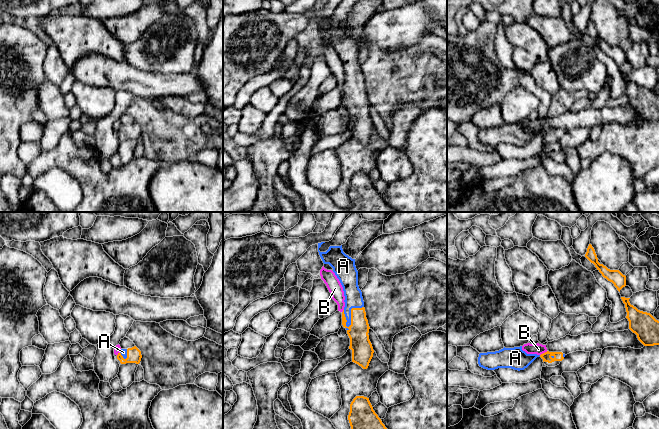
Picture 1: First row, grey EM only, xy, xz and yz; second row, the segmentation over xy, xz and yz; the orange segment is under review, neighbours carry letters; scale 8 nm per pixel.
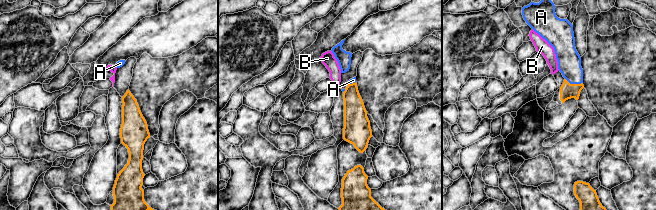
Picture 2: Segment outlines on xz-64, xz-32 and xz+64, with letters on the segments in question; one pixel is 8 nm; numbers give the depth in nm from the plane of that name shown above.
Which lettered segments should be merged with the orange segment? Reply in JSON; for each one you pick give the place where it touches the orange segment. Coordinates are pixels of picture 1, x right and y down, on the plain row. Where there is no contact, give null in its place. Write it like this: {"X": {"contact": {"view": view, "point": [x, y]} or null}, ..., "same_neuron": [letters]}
{"A": {"contact": {"view": "xz", "point": [351, 90]}}, "same_neuron": ["A"]}

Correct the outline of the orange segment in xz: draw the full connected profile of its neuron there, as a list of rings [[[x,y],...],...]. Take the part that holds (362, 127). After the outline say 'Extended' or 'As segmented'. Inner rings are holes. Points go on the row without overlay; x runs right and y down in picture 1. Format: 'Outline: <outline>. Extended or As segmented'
Outline: [[[325,18],[318,19],[318,28],[324,40],[329,40],[333,48],[339,55],[345,72],[345,83],[342,88],[342,101],[346,104],[350,114],[349,125],[352,126],[352,138],[358,140],[363,145],[367,145],[373,133],[373,123],[369,116],[369,100],[366,94],[362,68],[358,62],[358,47],[355,42],[355,35],[352,35],[343,28],[341,22],[330,22],[326,28],[320,28],[319,24]]]. Extended

